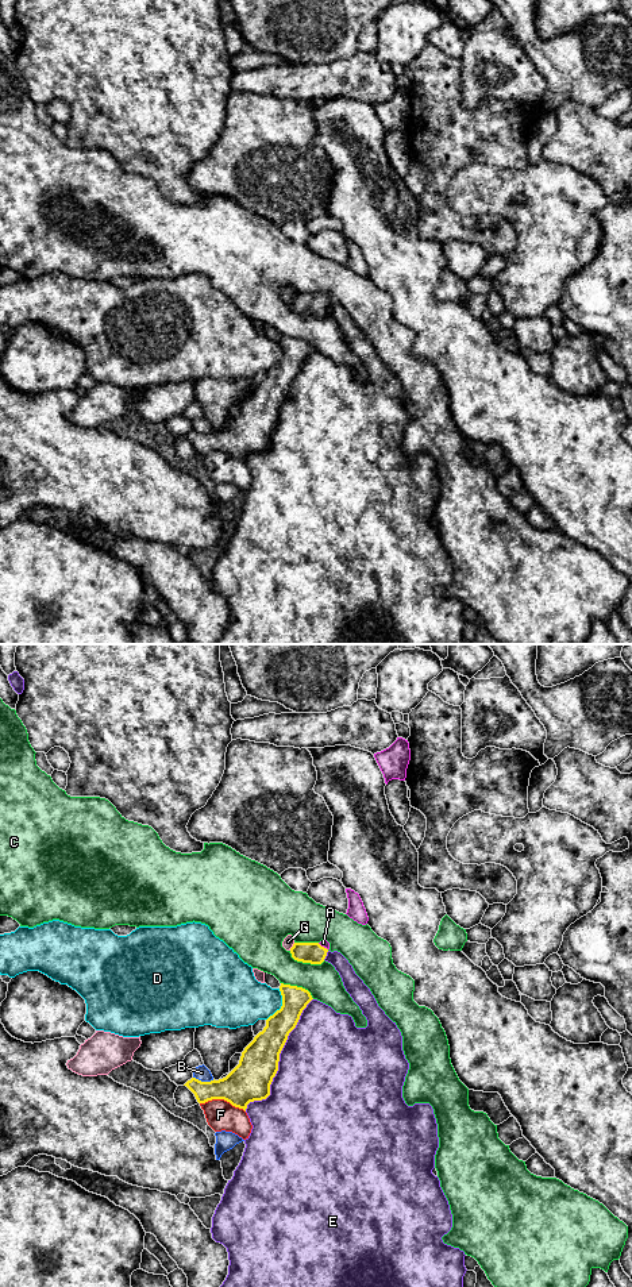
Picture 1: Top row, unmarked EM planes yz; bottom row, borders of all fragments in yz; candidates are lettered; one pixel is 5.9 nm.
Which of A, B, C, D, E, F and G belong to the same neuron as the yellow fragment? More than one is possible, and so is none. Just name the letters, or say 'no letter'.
A

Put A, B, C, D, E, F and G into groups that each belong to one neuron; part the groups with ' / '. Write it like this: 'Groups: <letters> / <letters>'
Groups: A / B / C / D / E / F / G

